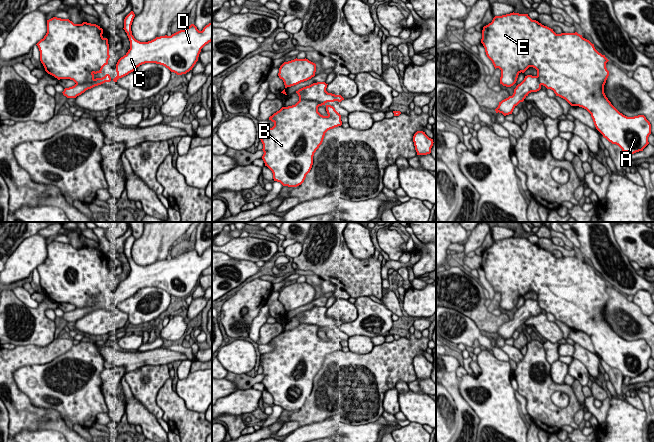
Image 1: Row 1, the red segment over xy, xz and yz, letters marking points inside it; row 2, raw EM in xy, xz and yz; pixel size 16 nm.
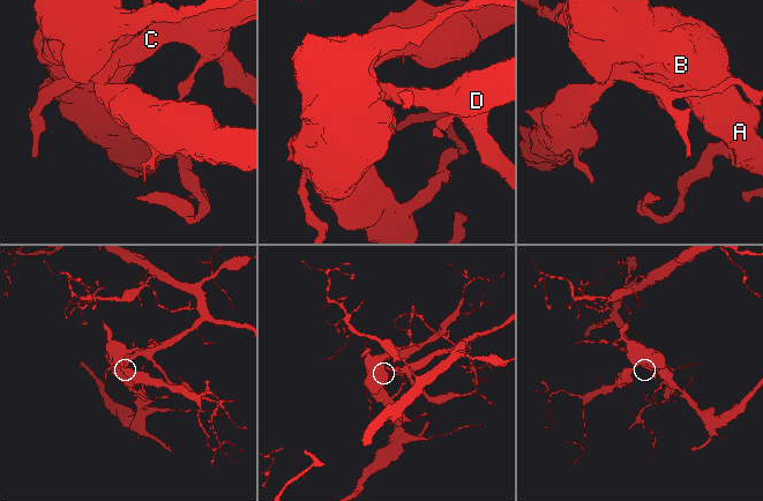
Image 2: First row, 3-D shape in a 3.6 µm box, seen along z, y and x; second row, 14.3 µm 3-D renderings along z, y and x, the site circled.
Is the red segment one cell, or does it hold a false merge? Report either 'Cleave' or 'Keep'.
Cleave

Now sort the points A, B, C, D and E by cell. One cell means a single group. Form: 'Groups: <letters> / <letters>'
Groups: A B E / C D

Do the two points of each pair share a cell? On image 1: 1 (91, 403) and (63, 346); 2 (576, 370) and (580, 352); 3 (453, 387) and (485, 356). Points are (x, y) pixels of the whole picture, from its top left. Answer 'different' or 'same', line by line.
1: different
2: different
3: different

